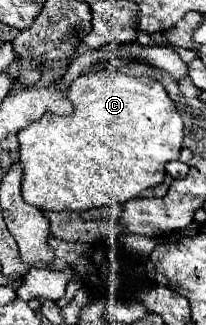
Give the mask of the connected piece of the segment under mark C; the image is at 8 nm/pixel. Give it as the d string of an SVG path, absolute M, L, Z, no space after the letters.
M104 68L104 70L98 70L98 72L88 72L88 74L82 74L80 78L76 78L70 88L68 88L68 100L74 102L76 106L76 112L72 116L54 116L54 114L44 114L38 122L32 122L28 128L24 128L20 134L18 134L18 142L20 142L20 152L18 152L18 158L24 166L24 182L22 182L22 196L28 204L40 208L40 210L56 210L56 212L62 212L62 210L74 210L74 212L82 212L82 210L90 210L92 208L100 208L106 206L112 206L114 204L124 204L132 198L136 198L142 190L146 188L154 188L158 184L164 182L164 176L166 176L166 162L172 162L172 160L178 160L180 156L180 150L182 150L182 138L184 138L184 124L182 124L182 118L174 106L174 102L170 100L168 92L164 90L164 86L150 78L150 76L130 76L130 74L124 74L120 70L114 70L114 68Z

